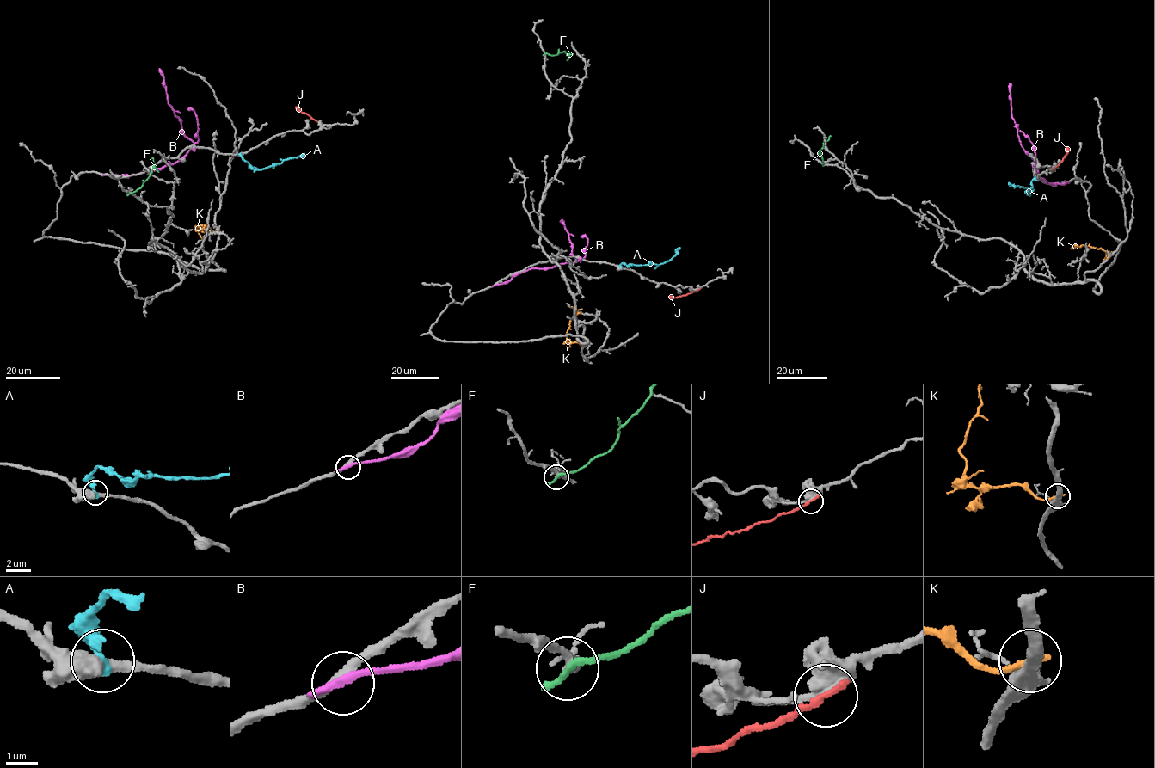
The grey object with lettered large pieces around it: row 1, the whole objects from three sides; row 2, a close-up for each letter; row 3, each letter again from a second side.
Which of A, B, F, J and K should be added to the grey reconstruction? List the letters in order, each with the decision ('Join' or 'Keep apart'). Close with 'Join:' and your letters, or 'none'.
A: Keep apart
B: Keep apart
F: Keep apart
J: Keep apart
K: Keep apart
Join: none

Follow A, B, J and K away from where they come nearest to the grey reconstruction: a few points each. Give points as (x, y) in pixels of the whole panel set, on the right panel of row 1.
A: (1037, 179), (1031, 181), (1029, 194), (1026, 192), (1028, 188), (1008, 182)
B: (1067, 182), (1053, 184), (1045, 182), (1038, 175), (1033, 144), (1018, 129), (1012, 117), (1010, 82)
J: (1053, 168), (1067, 153), (1067, 147)
K: (1108, 258), (1108, 254), (1101, 248), (1083, 245), (1071, 248)

